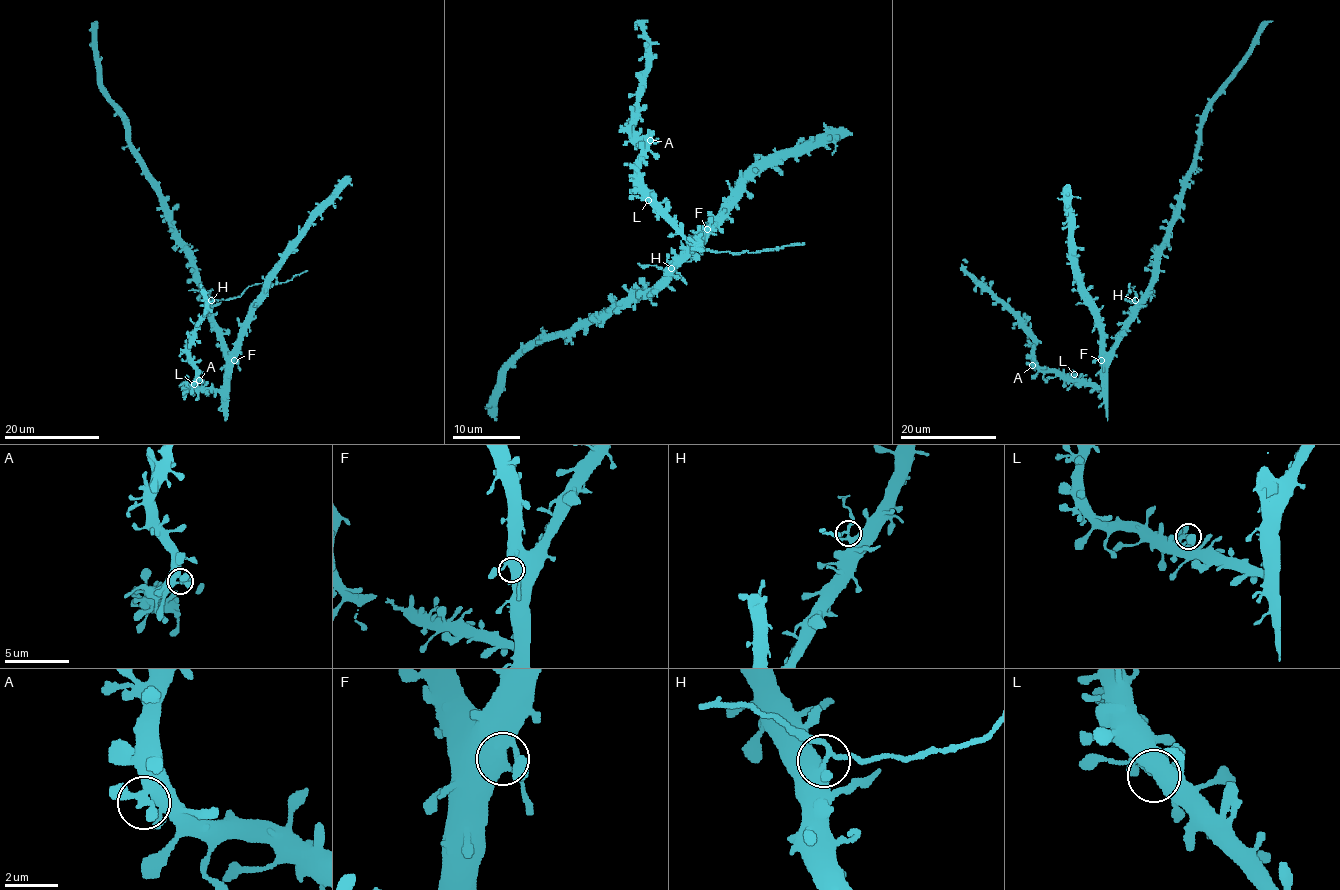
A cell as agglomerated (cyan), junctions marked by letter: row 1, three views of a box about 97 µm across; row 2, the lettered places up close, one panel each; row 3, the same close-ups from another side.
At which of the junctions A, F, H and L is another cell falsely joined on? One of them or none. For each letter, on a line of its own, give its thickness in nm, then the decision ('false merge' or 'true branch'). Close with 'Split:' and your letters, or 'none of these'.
A: calibre 320 nm; true branch
F: calibre 460 nm; true branch
H: calibre 300 nm; false merge
L: calibre 190 nm; true branch
Split: H

